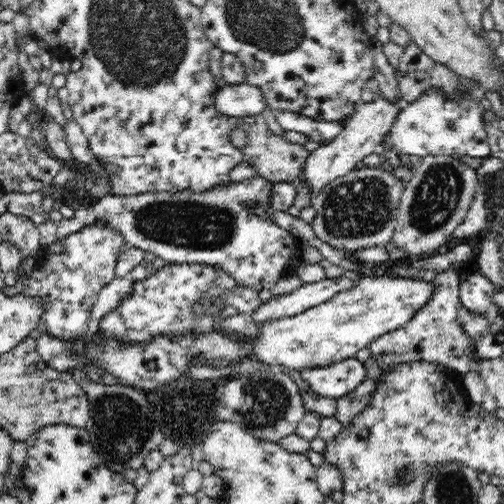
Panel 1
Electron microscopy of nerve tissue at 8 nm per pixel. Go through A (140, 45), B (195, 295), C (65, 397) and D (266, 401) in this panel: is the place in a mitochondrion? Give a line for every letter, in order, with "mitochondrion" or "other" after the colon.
A: mitochondrion
B: other
C: other
D: mitochondrion

